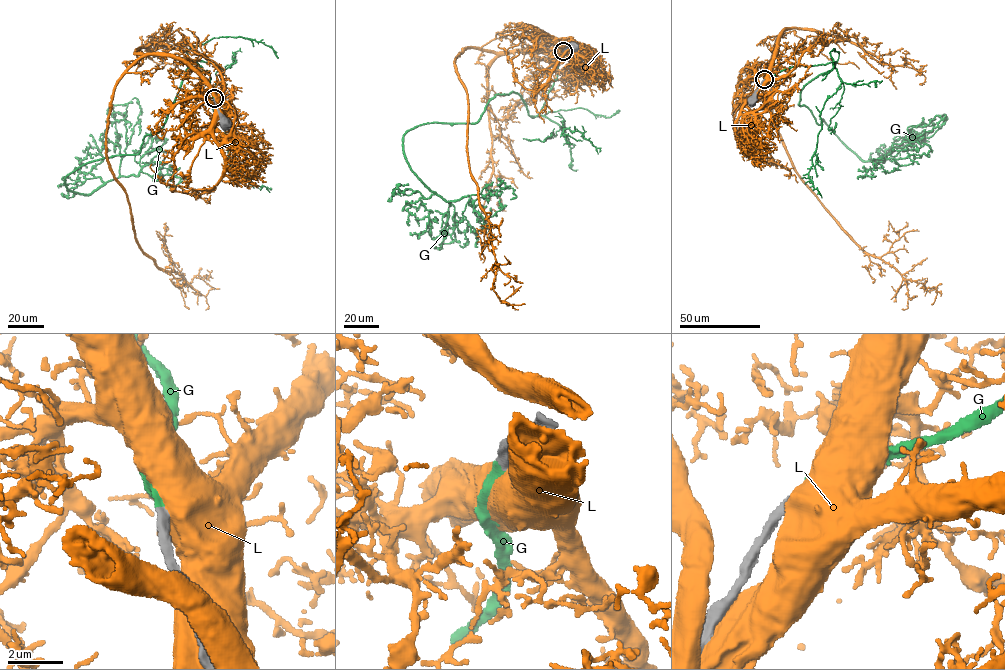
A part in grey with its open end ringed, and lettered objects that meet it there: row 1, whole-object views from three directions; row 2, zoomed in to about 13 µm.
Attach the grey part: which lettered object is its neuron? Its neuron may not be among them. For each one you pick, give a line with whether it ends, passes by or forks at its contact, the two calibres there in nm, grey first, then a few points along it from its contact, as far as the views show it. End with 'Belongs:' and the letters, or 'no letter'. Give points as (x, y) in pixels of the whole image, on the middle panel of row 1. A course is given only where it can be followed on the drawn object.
G: It ends there. Thickness 360 nm (grey) against 340 nm. Its course: (563, 51), (533, 117), (513, 92), (476, 122), (404, 135), (409, 166), (456, 213), (455, 238), (438, 245)
Belongs: G

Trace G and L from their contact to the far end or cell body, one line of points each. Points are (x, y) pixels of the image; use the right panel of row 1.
G: (764, 79), (835, 62), (804, 86), (799, 104), (867, 161), (883, 161), (909, 144), (907, 128), (944, 114)
L: (764, 80), (785, 28), (773, 48), (770, 105), (792, 166), (867, 253), (934, 289), (924, 290), (926, 282)

